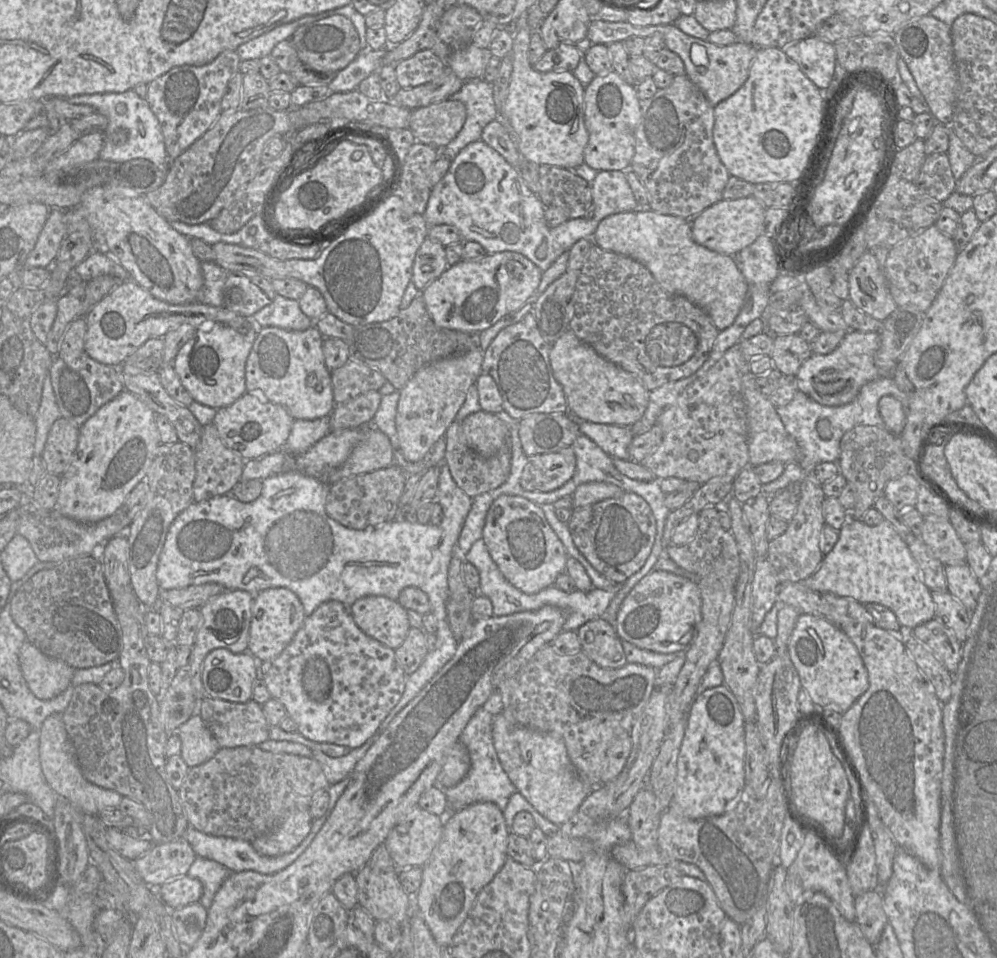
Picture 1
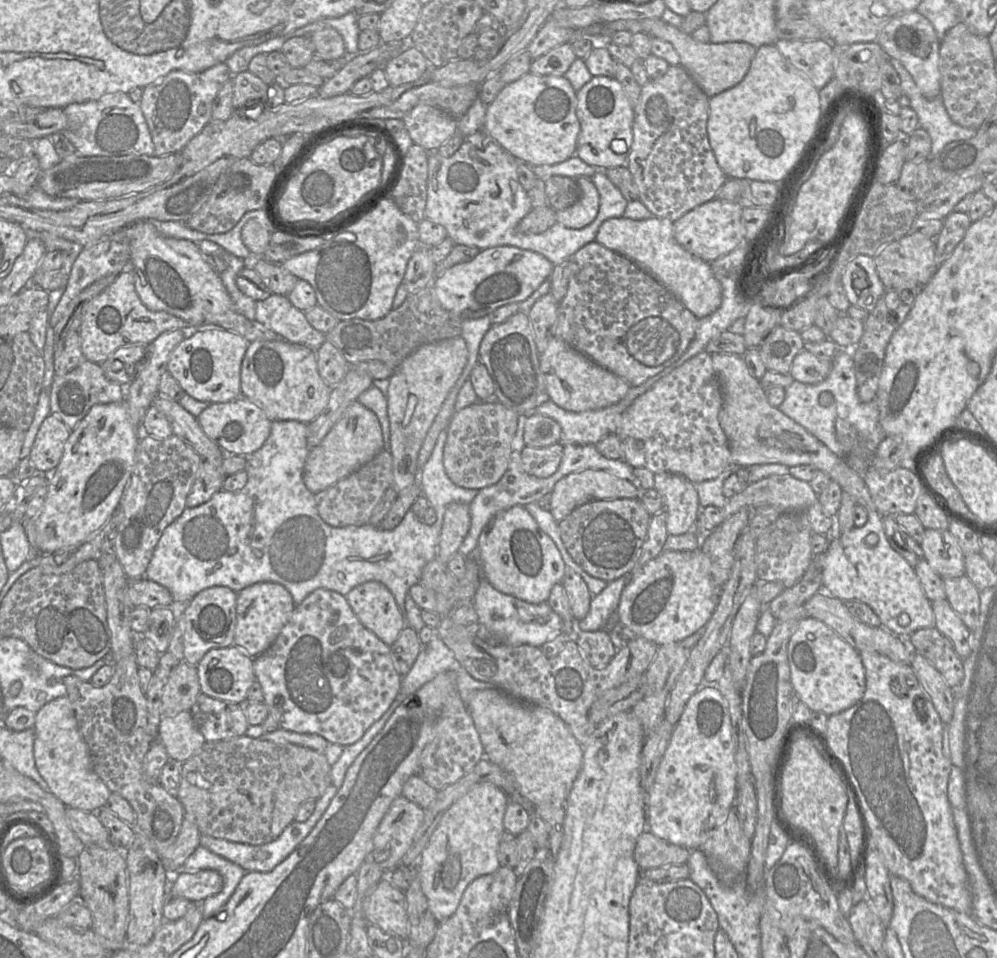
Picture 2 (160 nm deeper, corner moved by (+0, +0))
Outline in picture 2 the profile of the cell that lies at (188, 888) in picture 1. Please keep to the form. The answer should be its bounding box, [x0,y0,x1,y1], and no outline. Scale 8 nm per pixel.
[170,870,223,904]

